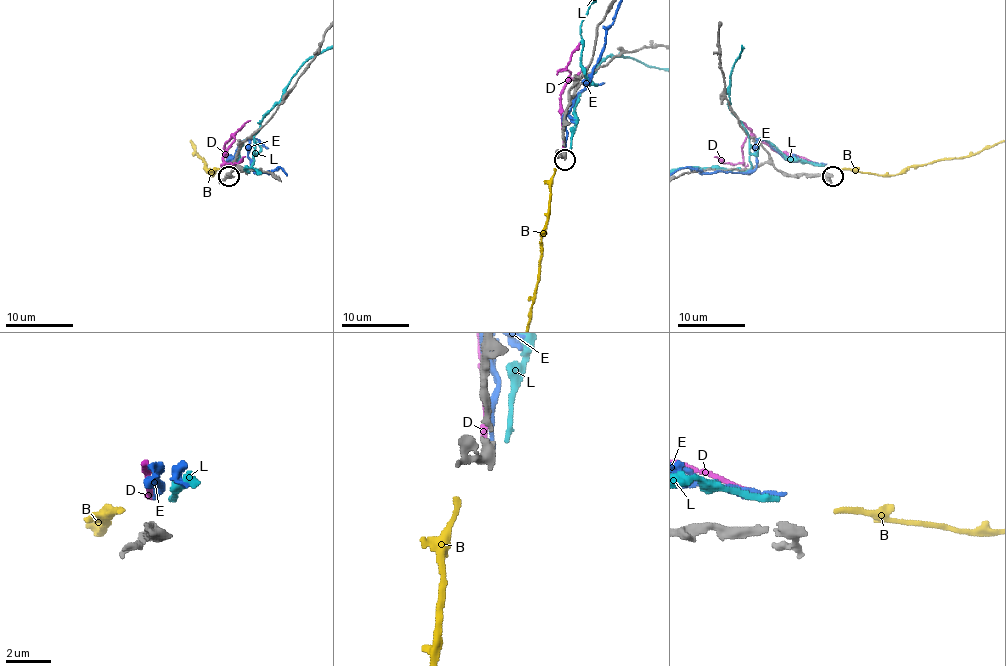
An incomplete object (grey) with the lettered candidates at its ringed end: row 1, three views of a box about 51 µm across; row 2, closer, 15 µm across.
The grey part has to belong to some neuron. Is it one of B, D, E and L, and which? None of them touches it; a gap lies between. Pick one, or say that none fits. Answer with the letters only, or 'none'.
none

